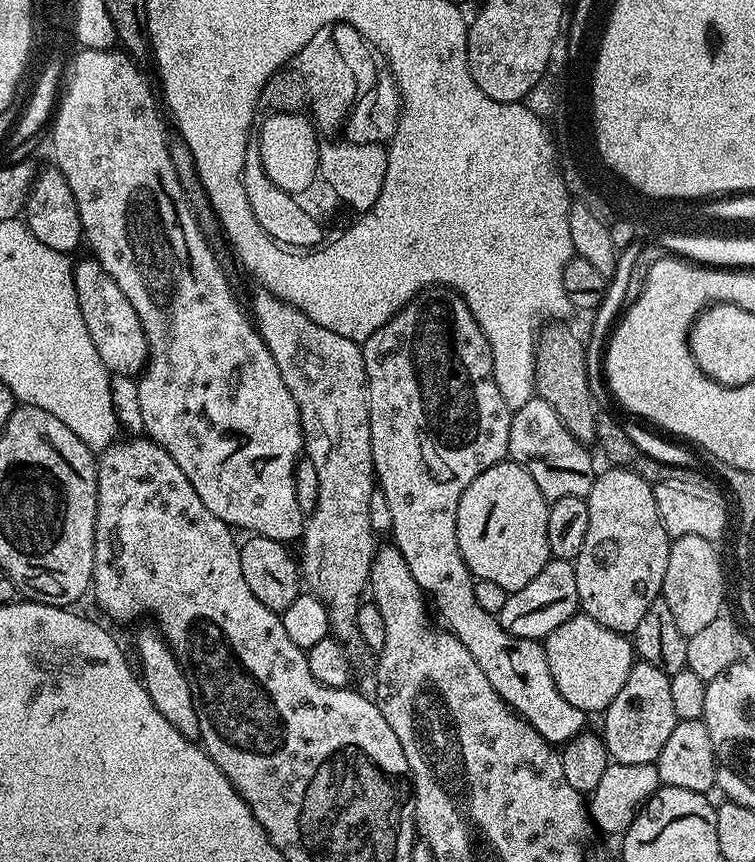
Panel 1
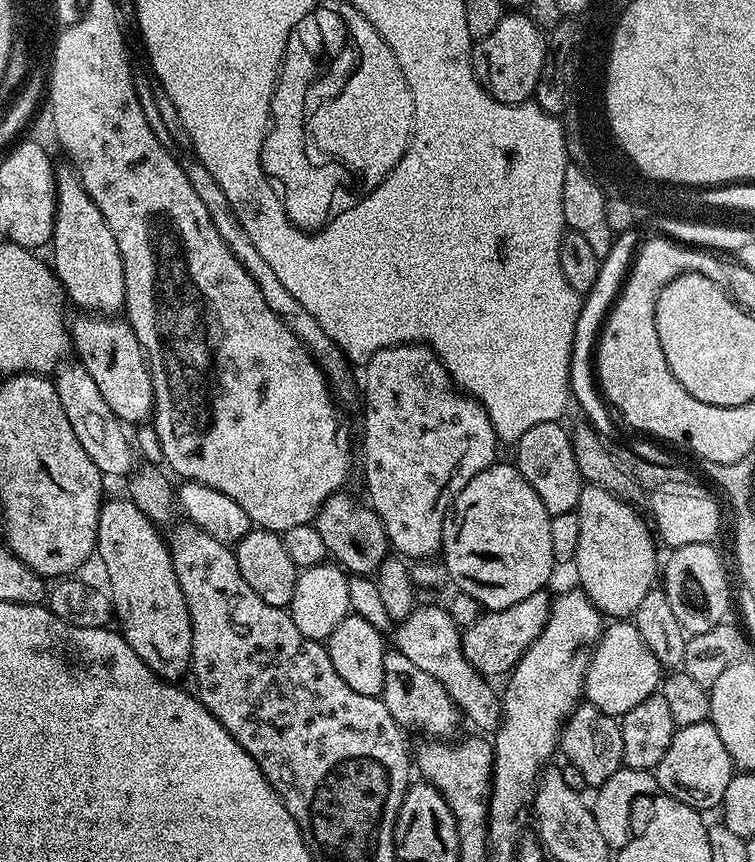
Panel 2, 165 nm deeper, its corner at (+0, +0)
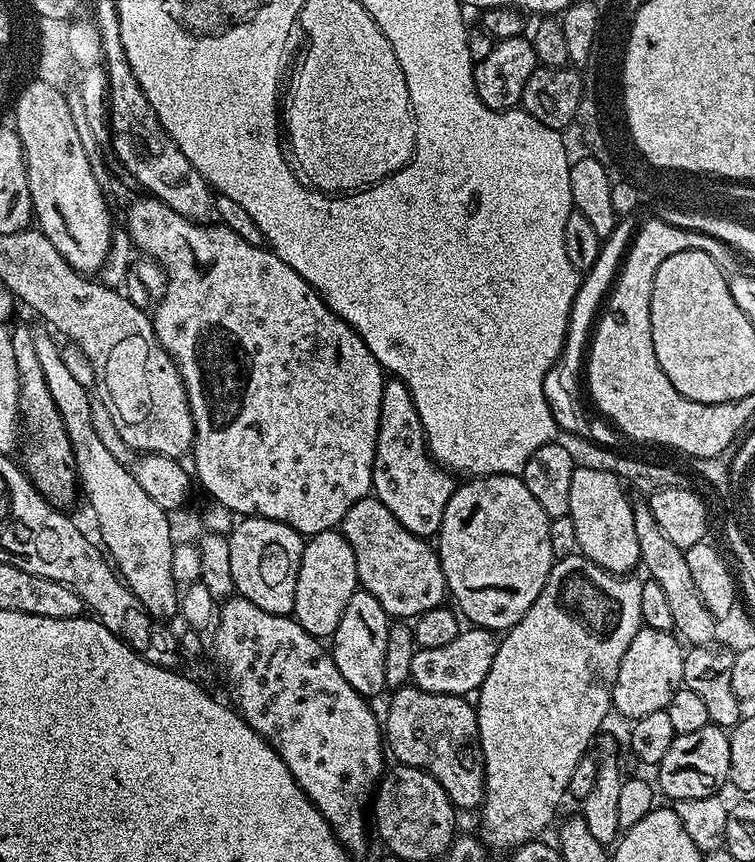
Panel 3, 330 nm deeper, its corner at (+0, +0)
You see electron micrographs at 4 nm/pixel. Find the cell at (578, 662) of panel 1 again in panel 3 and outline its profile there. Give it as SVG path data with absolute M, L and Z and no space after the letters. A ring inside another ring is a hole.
M641 626L634 634L634 642L626 646L626 654L622 654L622 666L618 666L618 678L612 687L613 709L620 711L628 722L665 711L670 698L684 683L685 651L685 645L672 632Z

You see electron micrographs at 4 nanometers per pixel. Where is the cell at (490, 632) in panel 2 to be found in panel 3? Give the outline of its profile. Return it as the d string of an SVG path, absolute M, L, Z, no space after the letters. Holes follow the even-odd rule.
M465 627L454 638L454 642L446 642L446 646L433 648L416 648L413 661L410 662L411 683L423 691L440 695L456 695L467 697L482 686L490 666L493 665L497 653L499 639L486 628Z

